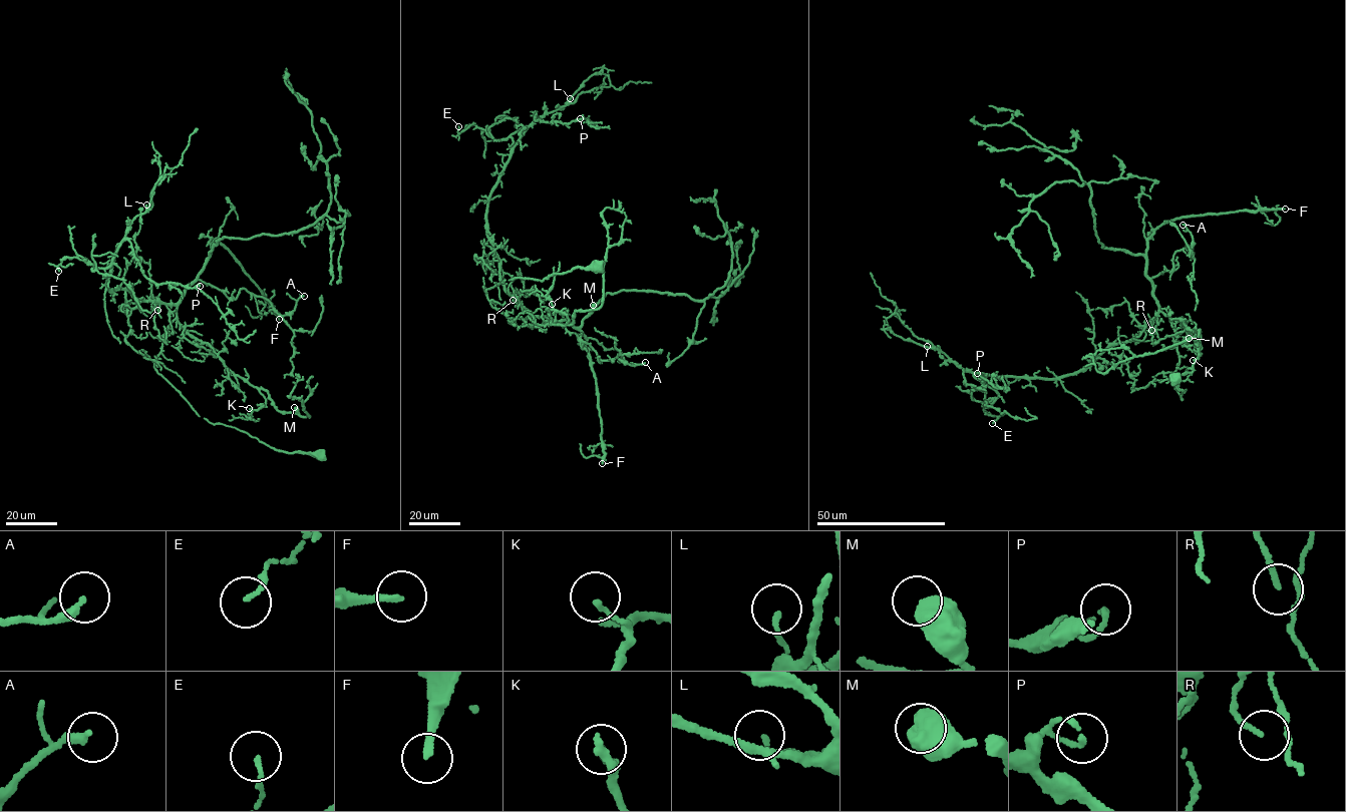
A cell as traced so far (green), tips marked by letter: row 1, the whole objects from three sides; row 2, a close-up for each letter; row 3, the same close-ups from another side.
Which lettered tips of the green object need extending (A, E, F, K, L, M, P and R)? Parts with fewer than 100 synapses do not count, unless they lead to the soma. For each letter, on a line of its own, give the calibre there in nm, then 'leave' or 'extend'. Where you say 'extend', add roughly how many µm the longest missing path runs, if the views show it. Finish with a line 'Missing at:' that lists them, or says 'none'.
A: 220 nm thick; leave
E: 100 nm thick; leave
F: 220 nm thick; extend; about 170 µm are missing
K: 120 nm thick; leave
L: 120 nm thick; leave
M: 600 nm thick; leave
P: 110 nm thick; leave
R: 130 nm thick; leave
Missing at: F

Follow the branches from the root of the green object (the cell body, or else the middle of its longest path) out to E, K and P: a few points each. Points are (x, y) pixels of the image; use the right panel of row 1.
E: (1149, 320), (1072, 373), (975, 374), (999, 395), (984, 409), (992, 423)
K: (1149, 320), (1162, 312), (1179, 322), (1184, 321), (1191, 330), (1200, 331), (1198, 356), (1193, 360)
P: (1149, 320), (1139, 334), (1107, 346), (1072, 373), (1051, 379), (964, 371), (965, 382), (982, 390), (977, 373)

